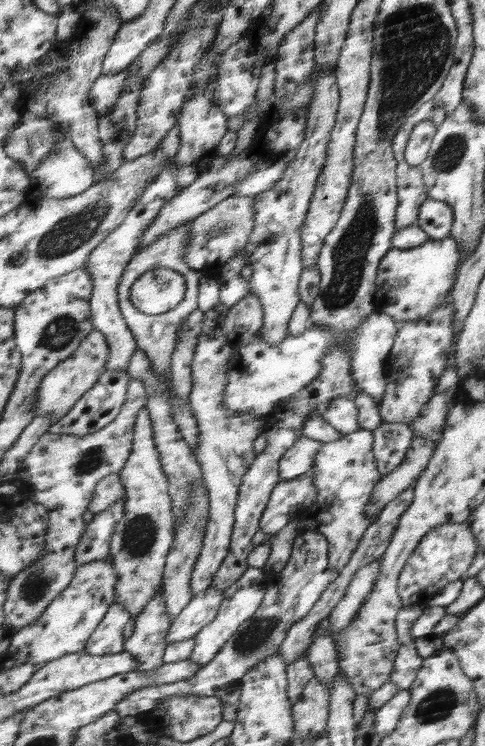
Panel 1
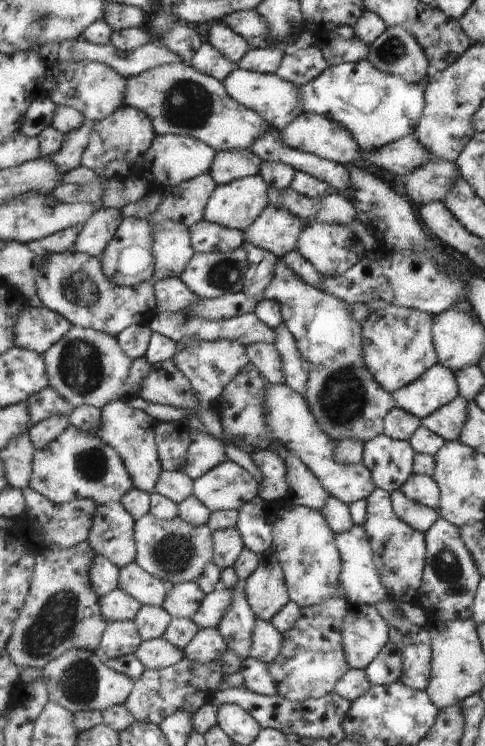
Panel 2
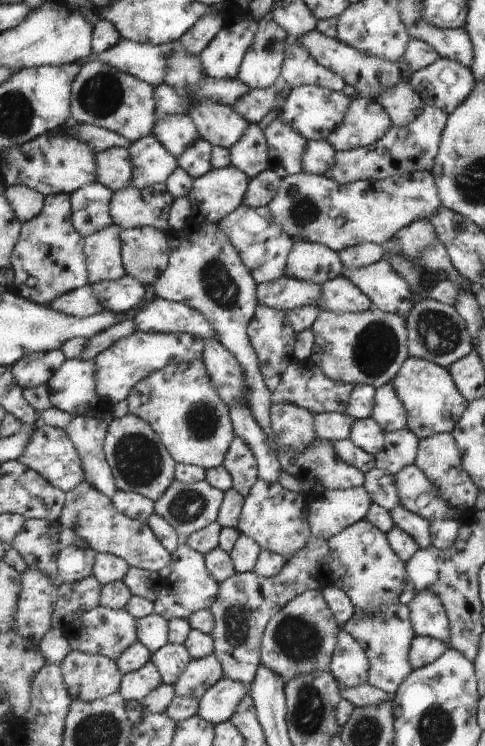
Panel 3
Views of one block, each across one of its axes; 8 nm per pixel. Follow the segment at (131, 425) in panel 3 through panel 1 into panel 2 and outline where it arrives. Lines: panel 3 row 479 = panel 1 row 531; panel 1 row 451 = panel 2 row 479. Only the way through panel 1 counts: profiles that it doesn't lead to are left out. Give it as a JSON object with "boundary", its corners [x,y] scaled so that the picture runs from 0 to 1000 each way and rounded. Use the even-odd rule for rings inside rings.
{"boundary":[[[249,534],[235,542],[212,548],[210,571],[196,580],[206,583],[223,595],[229,595],[254,613],[270,633],[278,651],[307,660],[322,661],[322,651],[338,635],[338,626],[324,590],[326,564],[297,550],[276,547],[264,536]]]}

